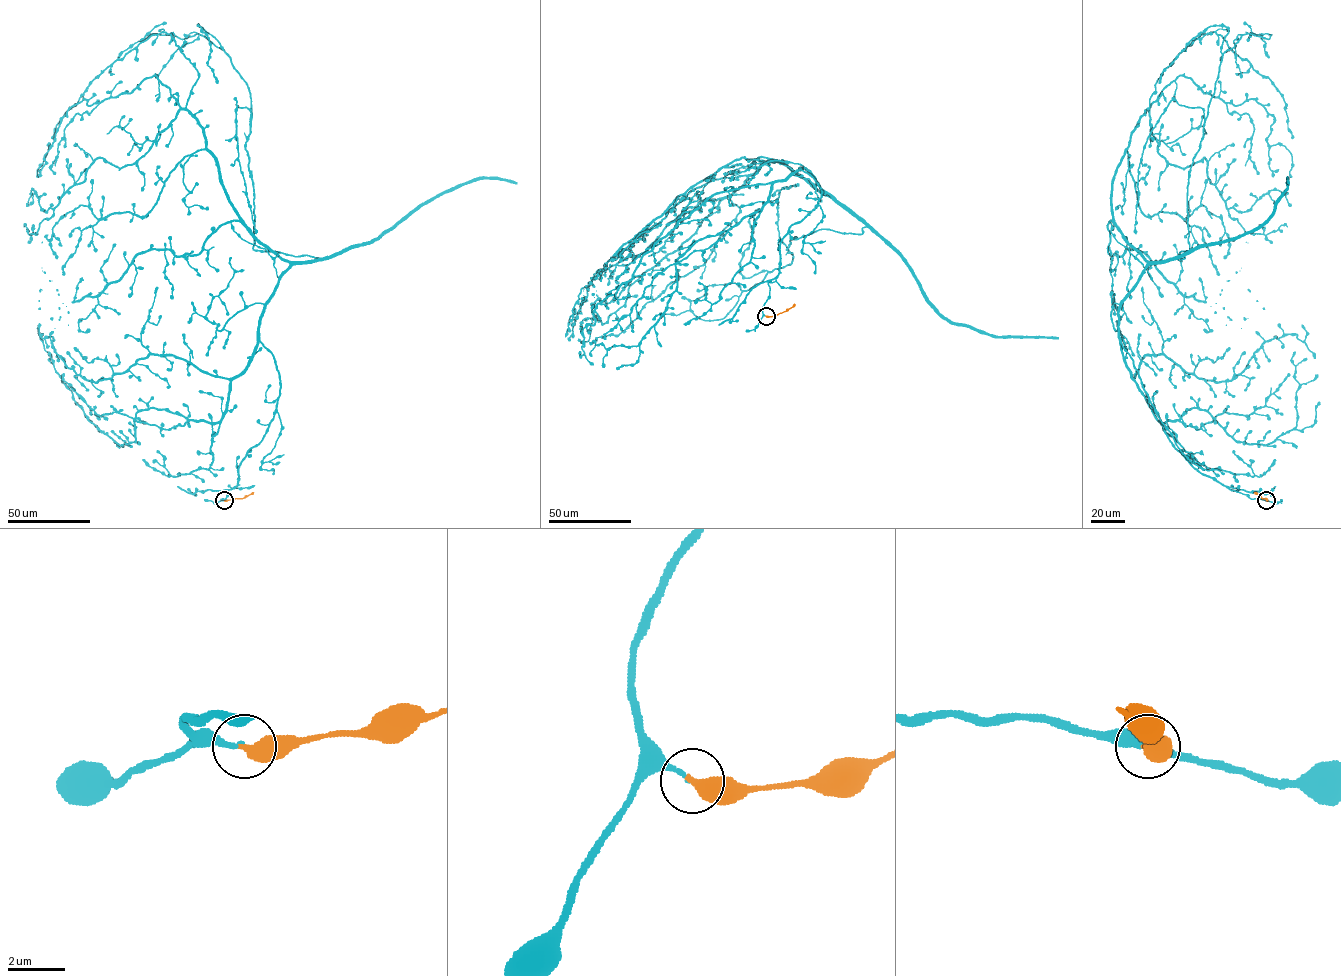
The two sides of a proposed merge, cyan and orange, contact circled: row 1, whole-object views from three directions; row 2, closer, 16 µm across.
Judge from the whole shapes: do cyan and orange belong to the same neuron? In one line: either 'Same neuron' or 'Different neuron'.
Same neuron

